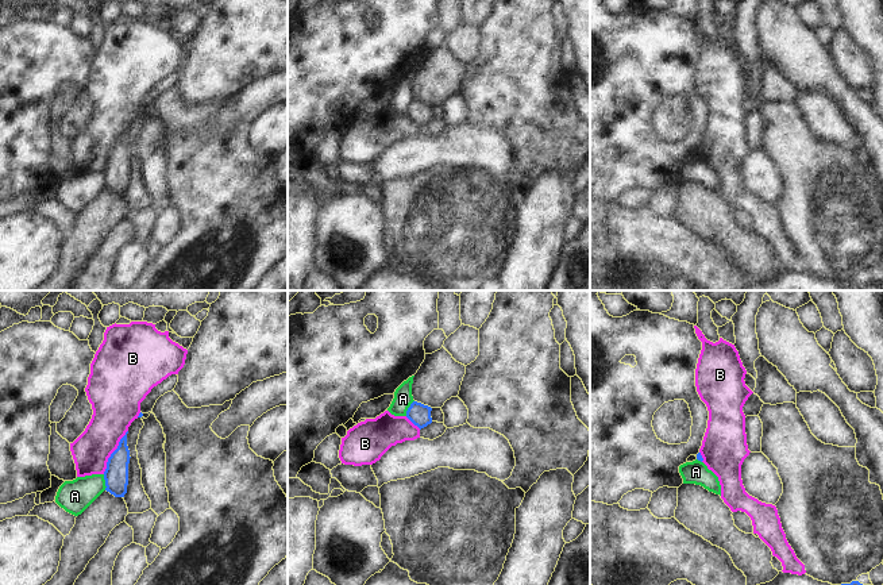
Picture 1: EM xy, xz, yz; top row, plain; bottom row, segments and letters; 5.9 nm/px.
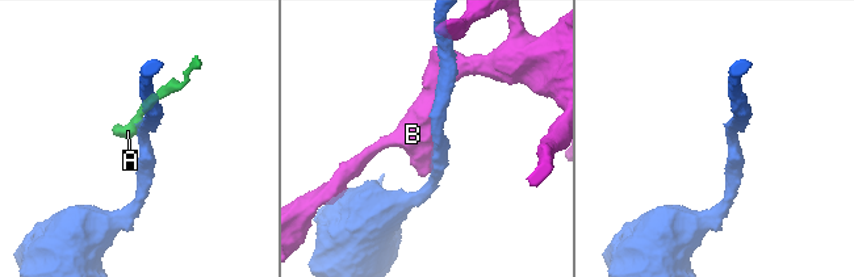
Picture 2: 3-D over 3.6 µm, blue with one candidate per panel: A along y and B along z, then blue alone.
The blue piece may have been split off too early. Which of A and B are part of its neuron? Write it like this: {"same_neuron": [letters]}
{"same_neuron": []}

